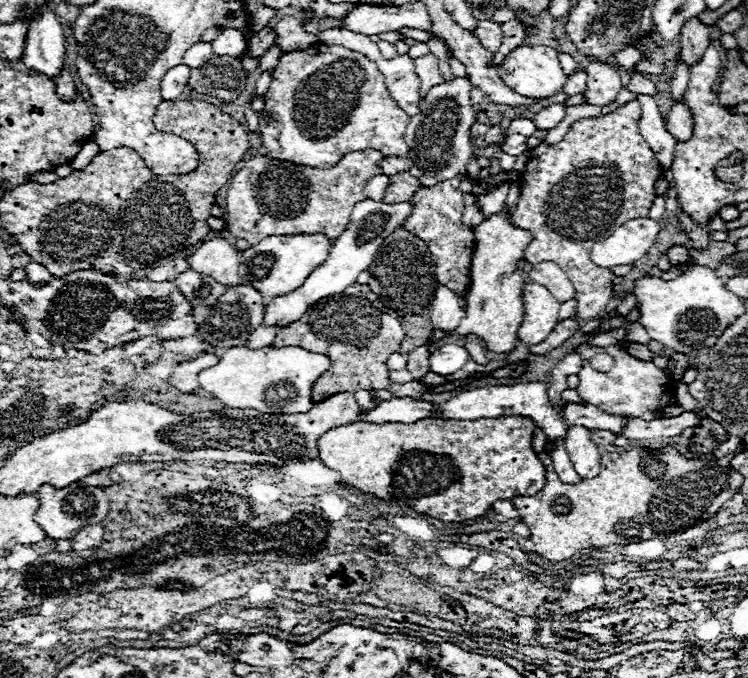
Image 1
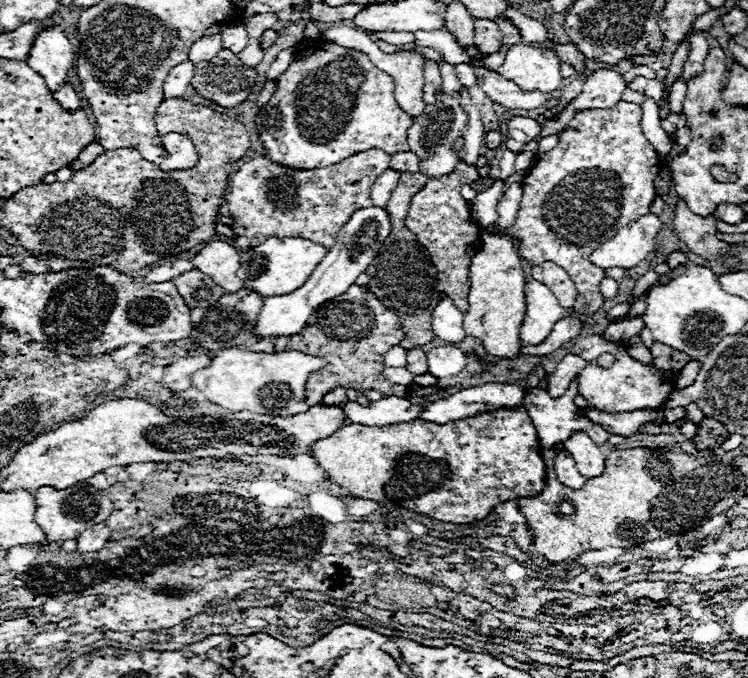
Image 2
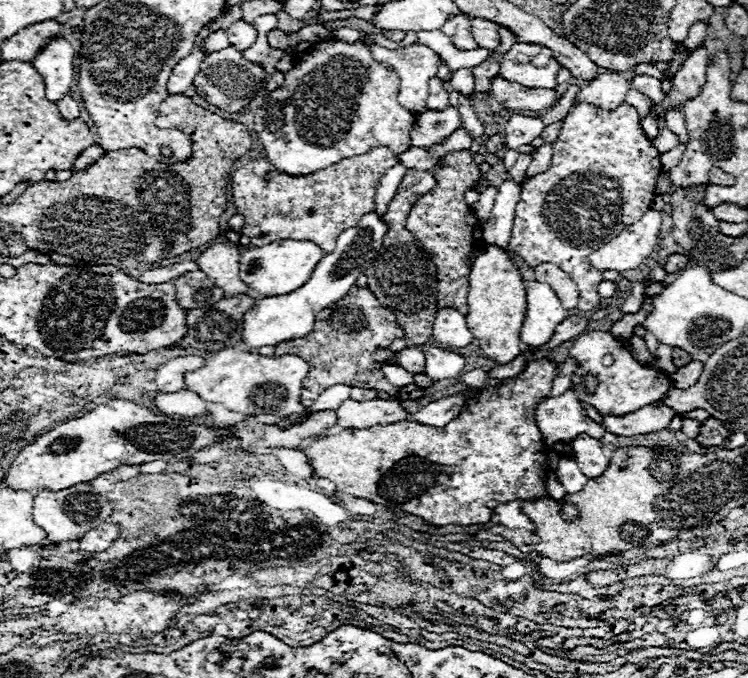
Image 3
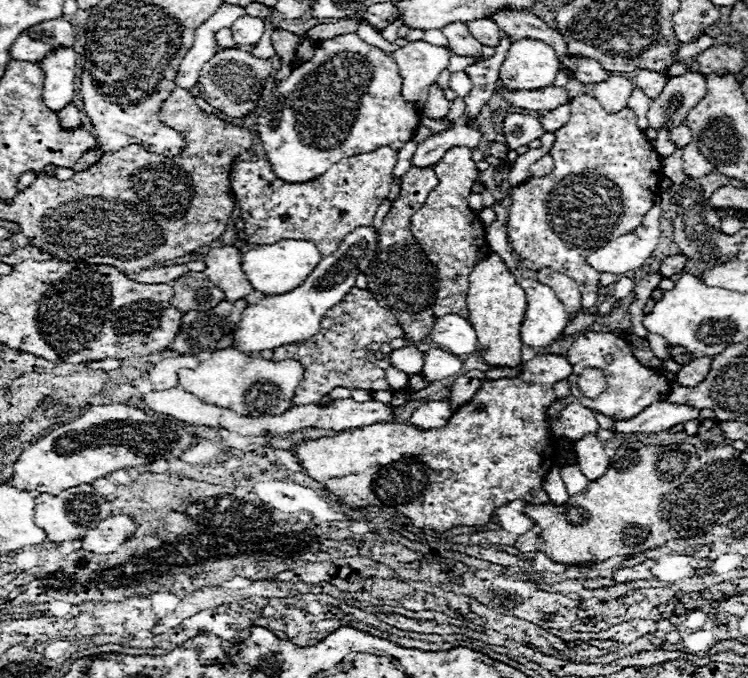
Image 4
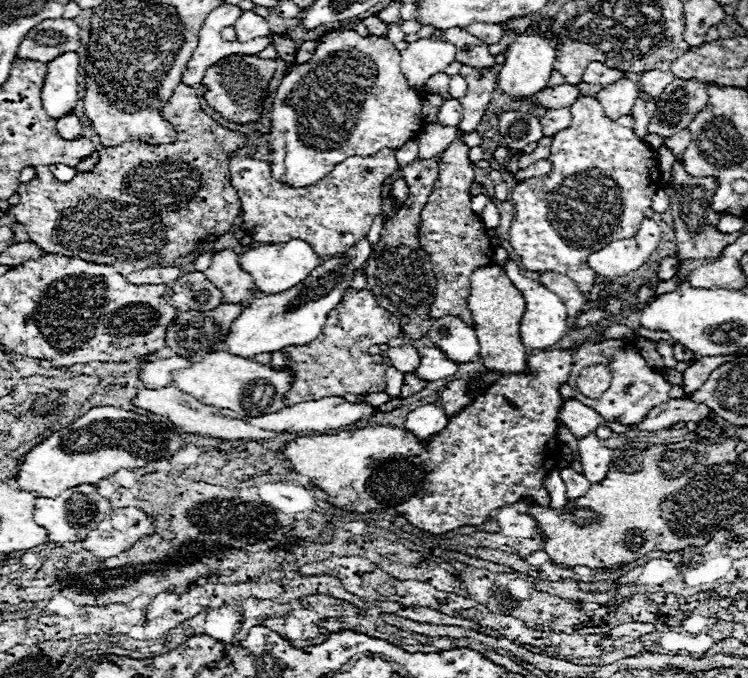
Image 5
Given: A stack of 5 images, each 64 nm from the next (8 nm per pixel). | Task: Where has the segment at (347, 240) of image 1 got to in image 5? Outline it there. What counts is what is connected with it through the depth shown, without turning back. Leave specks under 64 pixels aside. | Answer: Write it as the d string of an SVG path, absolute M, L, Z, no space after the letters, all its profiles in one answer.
M366 236L352 246L348 252L340 254L338 258L346 262L336 262L336 258L322 262L306 280L296 284L296 288L290 288L280 294L268 294L264 298L256 298L250 306L246 306L240 316L234 320L226 334L226 350L234 356L254 358L262 352L278 352L288 346L304 346L310 340L318 338L322 334L322 328L326 324L328 312L340 304L342 294L346 288L350 288L352 274L370 258L370 244Z

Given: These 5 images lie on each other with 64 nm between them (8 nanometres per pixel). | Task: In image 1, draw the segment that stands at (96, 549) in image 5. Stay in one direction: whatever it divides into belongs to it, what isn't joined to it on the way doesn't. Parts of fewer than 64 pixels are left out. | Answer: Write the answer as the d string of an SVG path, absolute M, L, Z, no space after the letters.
M94 524L88 528L82 528L74 538L72 538L72 550L74 552L84 552L84 550L94 550L102 544L104 528L102 524Z

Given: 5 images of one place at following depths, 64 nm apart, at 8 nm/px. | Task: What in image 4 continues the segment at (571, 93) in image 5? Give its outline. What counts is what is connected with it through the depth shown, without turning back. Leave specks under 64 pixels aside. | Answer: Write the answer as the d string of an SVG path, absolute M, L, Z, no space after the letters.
M498 86L498 90L510 104L514 104L518 108L526 108L526 110L552 110L552 108L558 108L572 100L568 90L558 88L558 86L540 88L536 92L526 92L526 90L510 92L510 90L504 90L502 86Z

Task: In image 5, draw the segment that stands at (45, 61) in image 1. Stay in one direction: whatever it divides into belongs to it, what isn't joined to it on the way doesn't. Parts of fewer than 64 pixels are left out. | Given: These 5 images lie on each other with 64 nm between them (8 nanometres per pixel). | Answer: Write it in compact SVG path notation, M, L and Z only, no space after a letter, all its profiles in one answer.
M66 52L64 56L60 56L58 60L48 62L48 74L46 74L46 82L42 88L42 104L44 110L48 112L48 116L52 116L54 120L58 120L60 116L66 116L68 112L72 112L76 108L78 102L78 54L76 52Z

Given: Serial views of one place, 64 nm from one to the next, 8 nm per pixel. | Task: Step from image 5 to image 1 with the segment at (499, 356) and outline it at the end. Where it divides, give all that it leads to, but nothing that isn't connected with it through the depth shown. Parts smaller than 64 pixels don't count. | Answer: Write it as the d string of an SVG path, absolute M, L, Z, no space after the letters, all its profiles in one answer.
M500 212L480 226L474 228L476 234L476 250L472 254L470 266L470 290L468 290L468 308L466 316L456 328L456 334L476 334L486 342L490 352L508 354L514 350L518 340L518 326L524 318L522 306L522 270L518 270L518 262L522 260L522 250L532 242L532 234L510 224L508 214Z

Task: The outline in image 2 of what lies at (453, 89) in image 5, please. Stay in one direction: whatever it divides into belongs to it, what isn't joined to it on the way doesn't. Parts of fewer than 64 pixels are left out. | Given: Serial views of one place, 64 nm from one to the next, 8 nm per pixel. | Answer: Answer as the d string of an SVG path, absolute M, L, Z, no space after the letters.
M458 64L458 66L456 66L456 76L458 76L458 80L460 80L460 84L462 84L464 88L470 88L470 86L476 84L474 68L468 66L468 64Z

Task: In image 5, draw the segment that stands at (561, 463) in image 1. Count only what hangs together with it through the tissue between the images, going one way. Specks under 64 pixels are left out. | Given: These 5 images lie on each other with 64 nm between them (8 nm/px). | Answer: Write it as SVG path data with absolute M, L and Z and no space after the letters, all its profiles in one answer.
M572 468L562 470L562 480L564 480L566 490L568 490L568 500L584 496L588 492L588 488L590 488L590 482L584 478L584 474L580 474L580 472L572 470Z

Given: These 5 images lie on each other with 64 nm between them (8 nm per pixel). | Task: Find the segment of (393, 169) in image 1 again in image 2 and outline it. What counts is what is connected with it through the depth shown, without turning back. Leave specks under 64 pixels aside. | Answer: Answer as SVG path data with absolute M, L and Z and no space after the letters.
M400 152L400 154L392 156L390 168L400 170L400 172L418 172L420 158L414 152Z

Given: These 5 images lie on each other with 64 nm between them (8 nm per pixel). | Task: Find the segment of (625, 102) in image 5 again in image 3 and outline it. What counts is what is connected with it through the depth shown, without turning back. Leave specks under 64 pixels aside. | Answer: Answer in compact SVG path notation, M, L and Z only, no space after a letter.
M606 72L600 74L596 80L592 80L586 88L582 88L576 94L576 102L592 102L604 110L616 110L620 104L624 104L626 92L630 90L630 82L622 78L618 72Z

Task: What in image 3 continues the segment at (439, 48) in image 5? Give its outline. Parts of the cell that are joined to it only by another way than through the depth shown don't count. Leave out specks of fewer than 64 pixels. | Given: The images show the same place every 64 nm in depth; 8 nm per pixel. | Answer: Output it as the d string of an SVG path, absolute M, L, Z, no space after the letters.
M372 44L368 46L372 48L372 54L378 62L388 64L396 70L400 78L398 102L410 112L424 112L428 98L428 80L438 74L440 56L424 44L410 44L396 50Z

